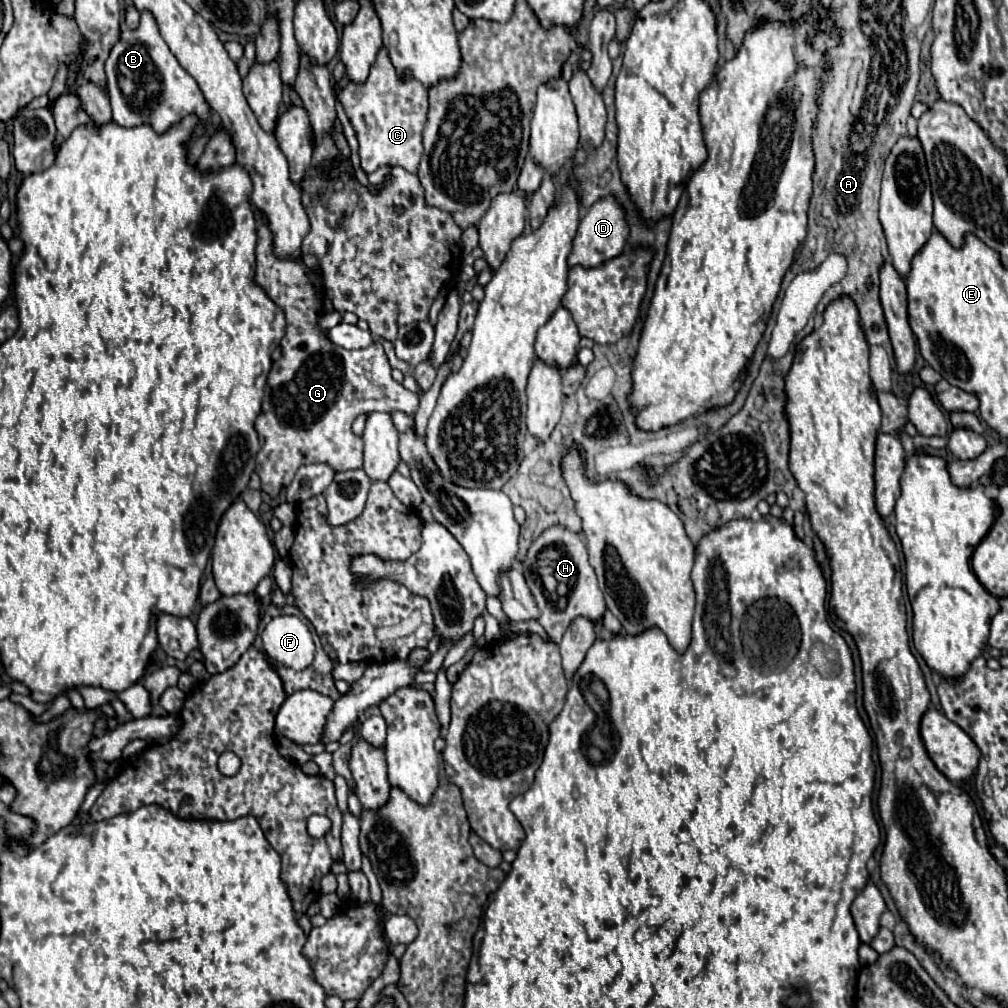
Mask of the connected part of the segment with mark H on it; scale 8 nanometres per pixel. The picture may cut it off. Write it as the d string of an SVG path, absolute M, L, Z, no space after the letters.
M553 526L545 530L529 548L527 558L523 560L523 576L531 588L535 602L541 610L539 624L545 628L549 638L559 644L567 626L575 618L591 618L597 626L597 638L601 638L603 616L607 612L603 592L597 586L595 570L587 560L587 546L581 542L581 536L565 530L563 526Z

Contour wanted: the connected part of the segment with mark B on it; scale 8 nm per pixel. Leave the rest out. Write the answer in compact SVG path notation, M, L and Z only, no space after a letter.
M141 12L141 24L137 30L123 28L121 40L113 46L109 60L105 62L112 120L123 128L135 128L151 124L157 134L165 134L171 126L179 124L185 116L195 114L199 118L193 138L207 134L211 118L211 106L203 98L199 84L171 54L169 46L159 34L159 28L149 12Z

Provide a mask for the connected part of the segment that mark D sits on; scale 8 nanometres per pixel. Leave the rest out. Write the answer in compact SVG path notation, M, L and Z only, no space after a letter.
M609 196L595 202L579 222L579 230L573 238L573 250L567 258L569 268L571 266L599 266L599 262L609 262L611 258L617 258L619 254L623 254L627 234L629 234L629 228L625 224L625 214L619 208L617 200Z

